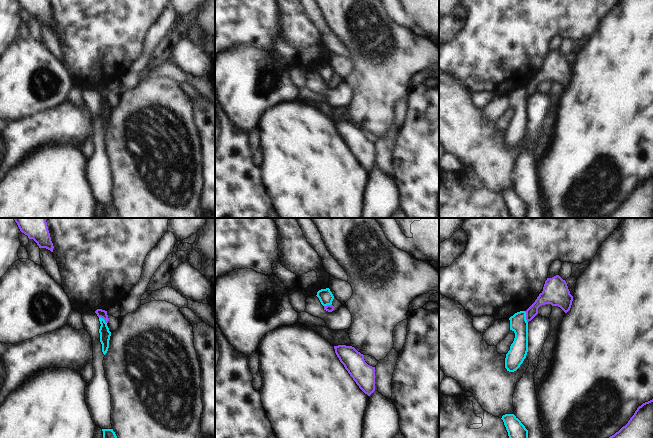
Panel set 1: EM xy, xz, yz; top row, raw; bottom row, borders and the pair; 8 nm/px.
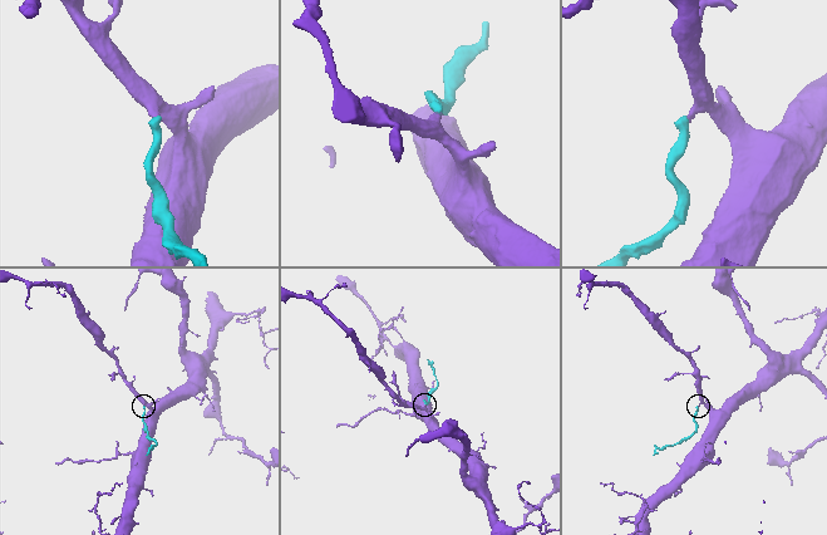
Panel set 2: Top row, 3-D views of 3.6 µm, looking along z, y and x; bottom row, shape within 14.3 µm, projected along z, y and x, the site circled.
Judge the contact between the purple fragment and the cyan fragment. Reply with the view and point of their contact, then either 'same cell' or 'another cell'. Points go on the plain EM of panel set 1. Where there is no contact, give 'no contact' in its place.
yz (526, 93) | another cell

